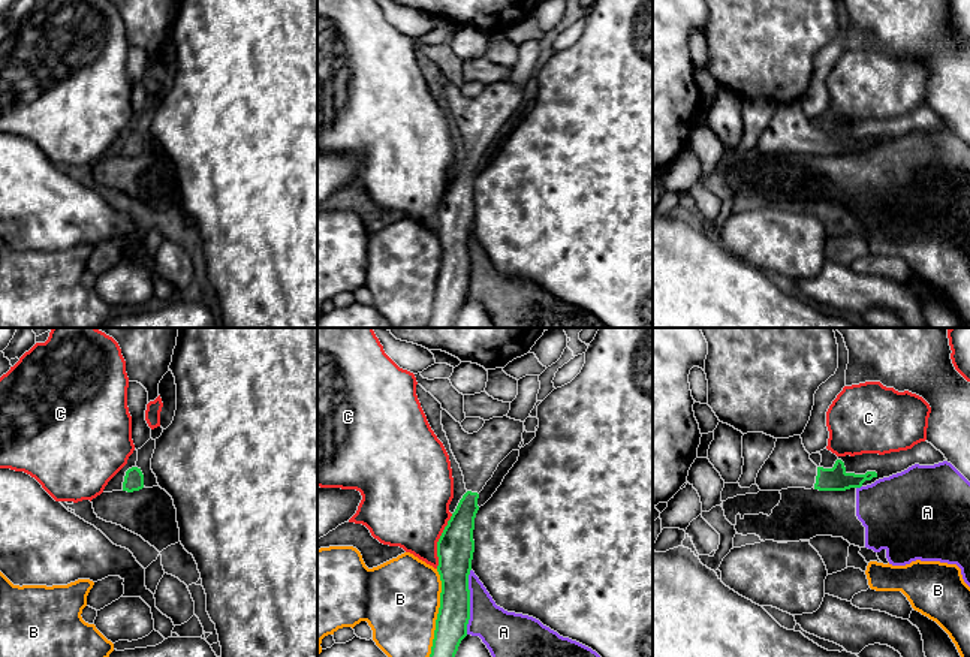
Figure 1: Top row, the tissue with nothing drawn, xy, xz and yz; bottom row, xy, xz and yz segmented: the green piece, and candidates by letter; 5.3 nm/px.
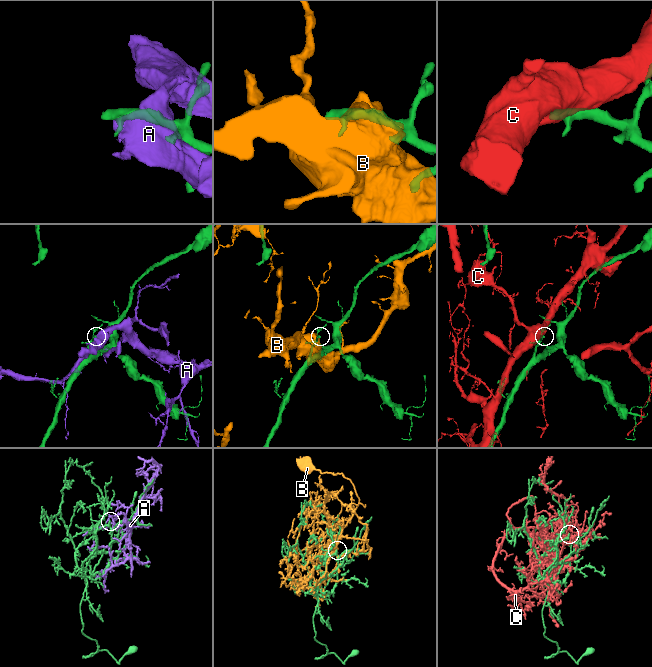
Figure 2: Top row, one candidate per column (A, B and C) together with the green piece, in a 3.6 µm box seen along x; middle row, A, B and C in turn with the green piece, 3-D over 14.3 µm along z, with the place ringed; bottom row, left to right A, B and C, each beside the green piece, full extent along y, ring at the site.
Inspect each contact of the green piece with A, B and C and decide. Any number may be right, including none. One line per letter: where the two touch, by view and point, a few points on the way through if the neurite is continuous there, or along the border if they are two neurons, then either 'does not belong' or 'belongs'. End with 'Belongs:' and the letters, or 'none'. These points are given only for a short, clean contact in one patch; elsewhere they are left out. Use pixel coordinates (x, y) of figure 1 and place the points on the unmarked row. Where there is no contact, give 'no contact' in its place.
A: contact xz (469, 267); does not belong
B: contact xz (437, 280); does not belong
C: contact xz (439, 205); does not belong
Belongs: none

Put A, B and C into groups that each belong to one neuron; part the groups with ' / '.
A / B / C

